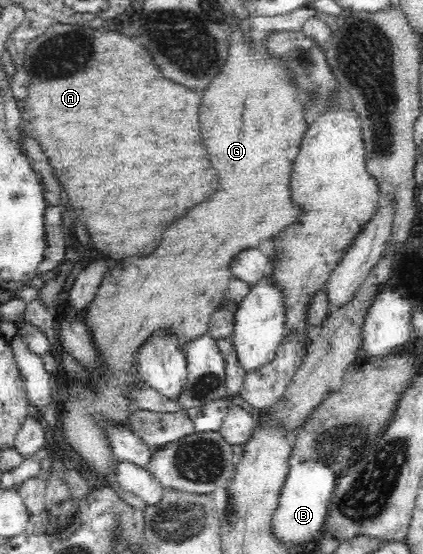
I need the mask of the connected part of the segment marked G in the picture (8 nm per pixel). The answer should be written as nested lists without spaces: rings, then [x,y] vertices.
[[[232,22],[234,30],[230,37],[230,54],[226,66],[222,66],[222,74],[214,78],[210,84],[210,90],[204,92],[202,98],[202,140],[206,142],[208,154],[212,156],[210,162],[218,170],[218,180],[222,180],[218,192],[214,192],[206,202],[200,206],[194,206],[186,216],[178,218],[174,224],[170,224],[164,230],[162,242],[158,250],[154,250],[150,256],[144,258],[124,258],[106,272],[102,284],[98,286],[98,293],[90,305],[86,308],[86,316],[82,326],[88,324],[92,330],[94,342],[108,366],[108,376],[104,380],[94,378],[94,386],[78,384],[78,394],[70,396],[64,408],[62,428],[64,436],[72,444],[72,448],[84,458],[84,462],[90,466],[90,472],[96,478],[104,478],[114,466],[118,466],[120,458],[113,453],[113,444],[109,438],[109,432],[105,426],[120,426],[120,429],[130,429],[130,410],[134,408],[124,394],[128,392],[126,386],[130,382],[138,382],[143,378],[139,357],[141,356],[140,344],[144,344],[156,330],[168,328],[170,334],[180,349],[188,343],[208,333],[207,327],[211,315],[221,309],[225,290],[232,279],[228,268],[234,260],[234,254],[246,250],[246,246],[258,246],[262,240],[274,238],[282,226],[290,226],[294,218],[298,218],[298,210],[290,206],[290,170],[294,164],[294,158],[298,154],[298,146],[302,142],[302,136],[308,130],[309,124],[304,119],[304,108],[298,93],[291,84],[286,86],[286,78],[282,78],[283,62],[270,62],[262,64],[260,60],[268,60],[266,50],[262,50],[262,44],[250,44],[252,40],[247,35],[248,30],[241,27],[238,22]]]

